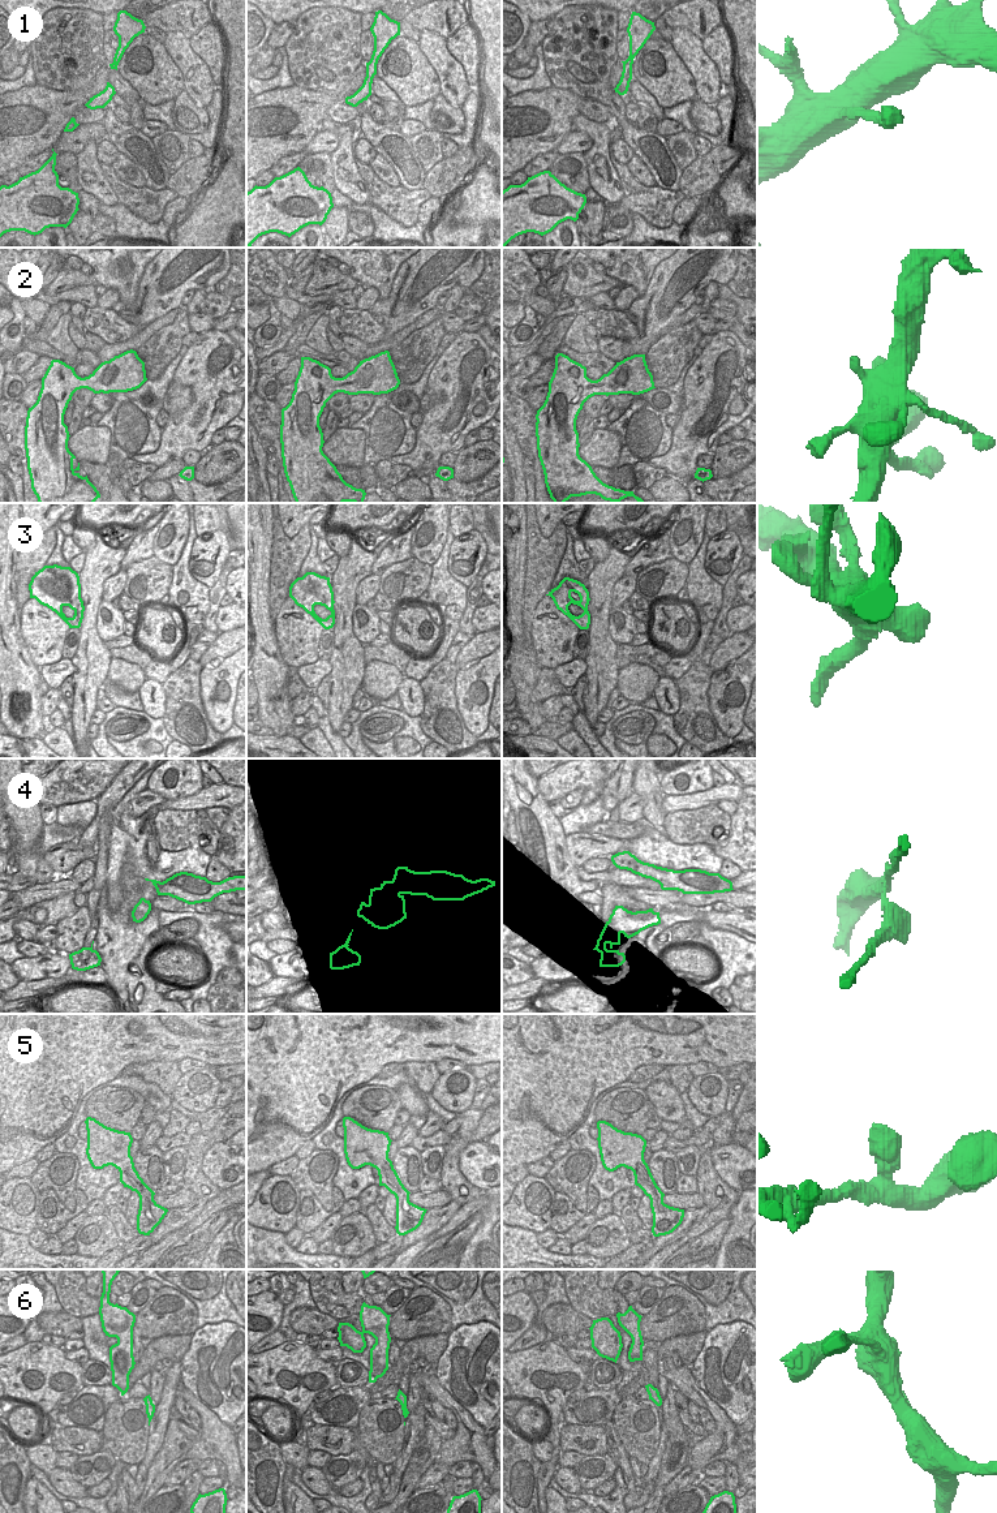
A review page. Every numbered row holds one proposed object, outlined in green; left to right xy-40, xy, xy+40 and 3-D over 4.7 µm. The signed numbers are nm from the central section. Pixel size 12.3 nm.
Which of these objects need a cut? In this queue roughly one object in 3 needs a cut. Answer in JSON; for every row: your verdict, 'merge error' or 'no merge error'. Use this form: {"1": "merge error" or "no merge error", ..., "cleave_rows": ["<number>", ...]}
{"1": "no merge error", "2": "no merge error", "3": "no merge error", "4": "merge error", "5": "no merge error", "6": "no merge error", "cleave_rows": ["4"]}

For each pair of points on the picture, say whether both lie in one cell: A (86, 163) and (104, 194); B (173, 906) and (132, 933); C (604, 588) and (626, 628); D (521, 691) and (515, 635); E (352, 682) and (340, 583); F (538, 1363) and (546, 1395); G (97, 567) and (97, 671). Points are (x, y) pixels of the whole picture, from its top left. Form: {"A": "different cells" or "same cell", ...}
{"A": "same cell", "B": "different cells", "C": "different cells", "D": "same cell", "E": "same cell", "F": "same cell", "G": "same cell"}

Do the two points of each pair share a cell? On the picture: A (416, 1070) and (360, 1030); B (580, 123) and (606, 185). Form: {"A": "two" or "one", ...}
{"A": "two", "B": "one"}

